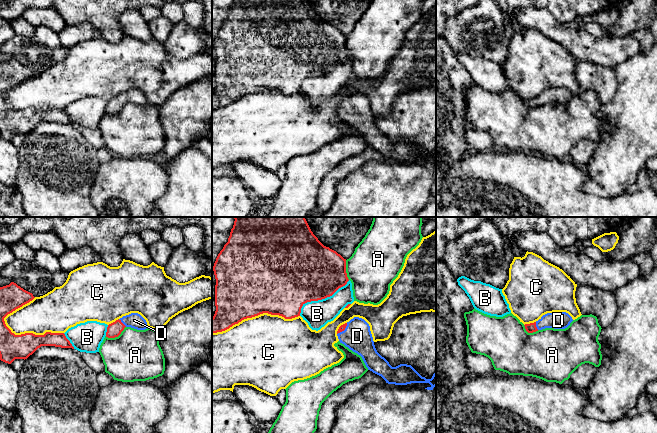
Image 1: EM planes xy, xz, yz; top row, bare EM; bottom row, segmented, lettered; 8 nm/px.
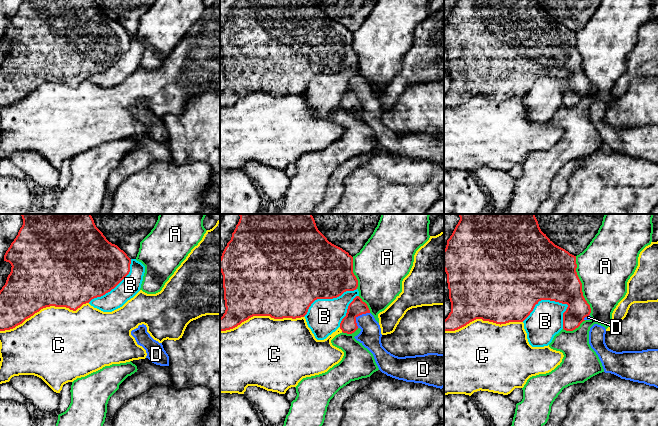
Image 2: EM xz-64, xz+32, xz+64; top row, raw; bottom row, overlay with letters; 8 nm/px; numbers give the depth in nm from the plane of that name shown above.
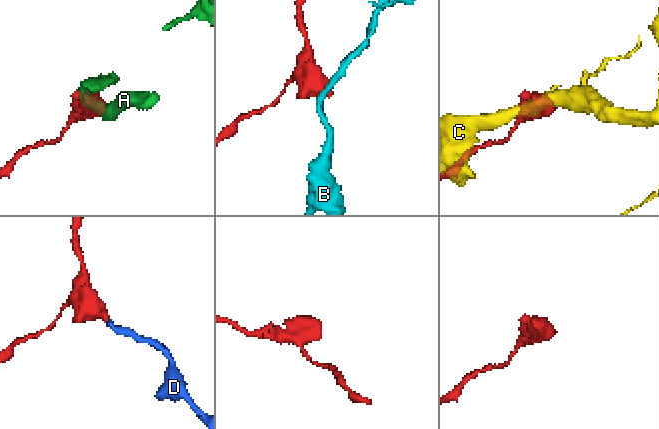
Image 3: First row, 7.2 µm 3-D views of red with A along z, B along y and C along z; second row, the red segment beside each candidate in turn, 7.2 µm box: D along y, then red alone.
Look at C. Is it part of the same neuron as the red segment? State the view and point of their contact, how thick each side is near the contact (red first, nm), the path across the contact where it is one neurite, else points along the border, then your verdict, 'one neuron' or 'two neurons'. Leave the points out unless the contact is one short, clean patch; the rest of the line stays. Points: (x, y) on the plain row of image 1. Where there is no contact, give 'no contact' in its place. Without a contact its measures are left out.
meets red in xy at (31, 109); 200 nm thick on the red side, 320 nm on the other; two neurons

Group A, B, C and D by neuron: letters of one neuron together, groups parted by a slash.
A / B / C / D

